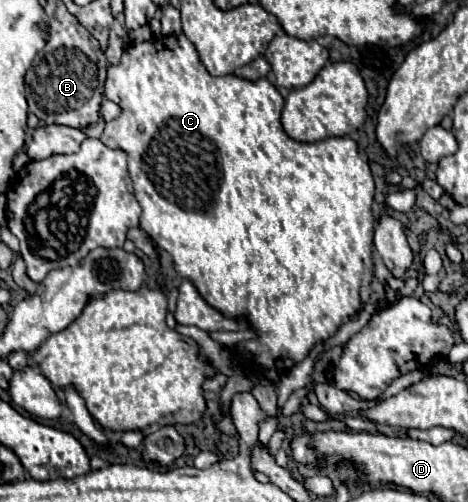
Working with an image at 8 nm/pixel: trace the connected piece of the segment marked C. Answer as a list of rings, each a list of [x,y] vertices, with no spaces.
[[[166,36],[160,40],[146,40],[140,44],[130,44],[122,60],[118,64],[108,66],[106,76],[106,98],[122,106],[122,114],[106,124],[106,132],[102,132],[100,140],[110,146],[124,150],[128,156],[128,174],[134,184],[134,196],[142,206],[140,214],[140,228],[152,238],[158,248],[164,248],[172,260],[174,268],[182,278],[194,282],[200,296],[220,310],[224,316],[230,318],[246,318],[248,324],[258,332],[256,342],[240,342],[240,348],[246,348],[252,354],[254,366],[262,368],[276,368],[280,372],[290,370],[298,364],[314,342],[328,340],[336,334],[342,322],[356,316],[362,306],[368,302],[370,284],[372,284],[372,230],[374,230],[374,214],[372,214],[372,200],[374,200],[374,180],[370,168],[358,158],[358,146],[348,136],[340,138],[326,138],[320,142],[298,142],[290,138],[282,124],[282,108],[284,98],[276,90],[276,86],[268,78],[246,80],[236,74],[226,76],[212,76],[202,66],[194,44],[186,36]]]

